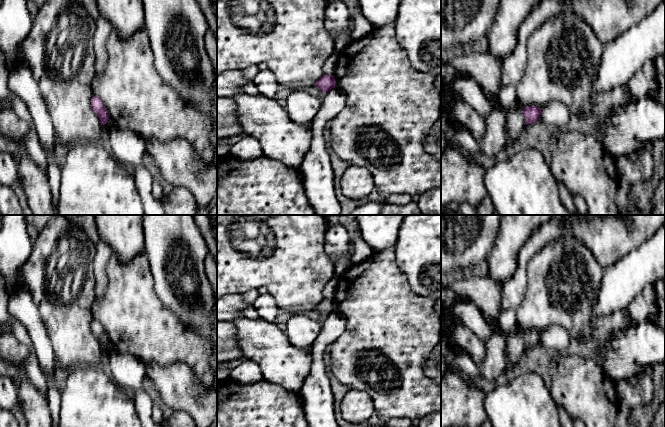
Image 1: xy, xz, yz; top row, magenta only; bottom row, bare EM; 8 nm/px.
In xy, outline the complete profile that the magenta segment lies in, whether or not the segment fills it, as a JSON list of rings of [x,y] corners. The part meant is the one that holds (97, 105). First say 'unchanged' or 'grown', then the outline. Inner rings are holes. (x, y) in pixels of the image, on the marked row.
unchanged; [[[93,96],[91,98],[91,107],[94,110],[94,112],[98,115],[102,125],[108,122],[109,114],[104,103],[101,101],[99,97]]]

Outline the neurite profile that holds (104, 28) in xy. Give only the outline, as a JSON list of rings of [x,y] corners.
[[[103,16],[96,20],[97,30],[93,38],[95,51],[95,73],[101,75],[107,63],[106,42],[113,30],[112,25]]]

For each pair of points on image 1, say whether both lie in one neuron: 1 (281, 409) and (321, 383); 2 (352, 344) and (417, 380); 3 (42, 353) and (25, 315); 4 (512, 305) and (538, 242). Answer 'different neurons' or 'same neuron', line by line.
1: different neurons
2: same neuron
3: same neuron
4: same neuron

